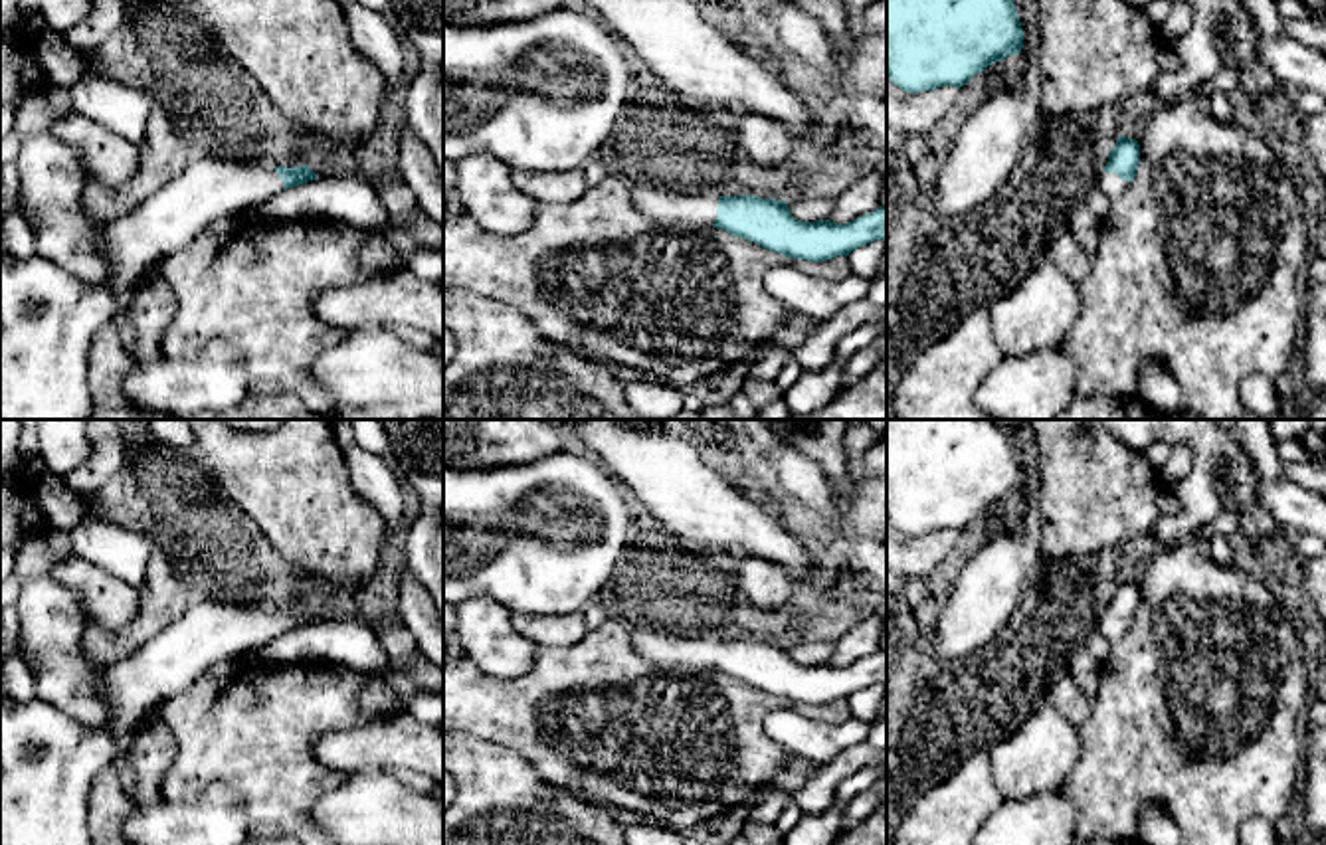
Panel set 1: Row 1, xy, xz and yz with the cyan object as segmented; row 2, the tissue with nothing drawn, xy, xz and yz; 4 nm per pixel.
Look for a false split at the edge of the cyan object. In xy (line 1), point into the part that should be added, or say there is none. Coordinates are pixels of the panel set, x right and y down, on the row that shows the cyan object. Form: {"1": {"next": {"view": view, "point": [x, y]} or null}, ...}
{"1": {"next": {"view": "xy", "point": [208, 188]}}}

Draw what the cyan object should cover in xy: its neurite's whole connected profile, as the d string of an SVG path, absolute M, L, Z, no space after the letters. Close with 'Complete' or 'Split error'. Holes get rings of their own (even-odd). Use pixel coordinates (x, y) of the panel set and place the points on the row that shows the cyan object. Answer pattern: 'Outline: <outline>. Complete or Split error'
Outline: M196 154L190 164L133 212L109 220L101 245L109 251L105 285L119 297L152 263L172 259L216 220L241 214L281 190L317 180L309 164L273 166L271 162L234 162Z. Split error

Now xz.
Outline: M633 184L633 204L649 218L665 226L714 226L732 235L754 241L770 251L784 253L794 259L825 261L837 255L849 255L853 249L875 239L887 241L887 208L879 206L847 224L831 220L802 222L790 214L786 200L760 196L716 196L716 194L685 194L663 186Z. Split error

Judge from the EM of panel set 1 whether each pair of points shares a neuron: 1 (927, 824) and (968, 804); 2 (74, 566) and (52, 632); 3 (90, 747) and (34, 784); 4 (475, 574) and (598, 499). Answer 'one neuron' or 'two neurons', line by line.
1: one neuron
2: two neurons
3: one neuron
4: one neuron

